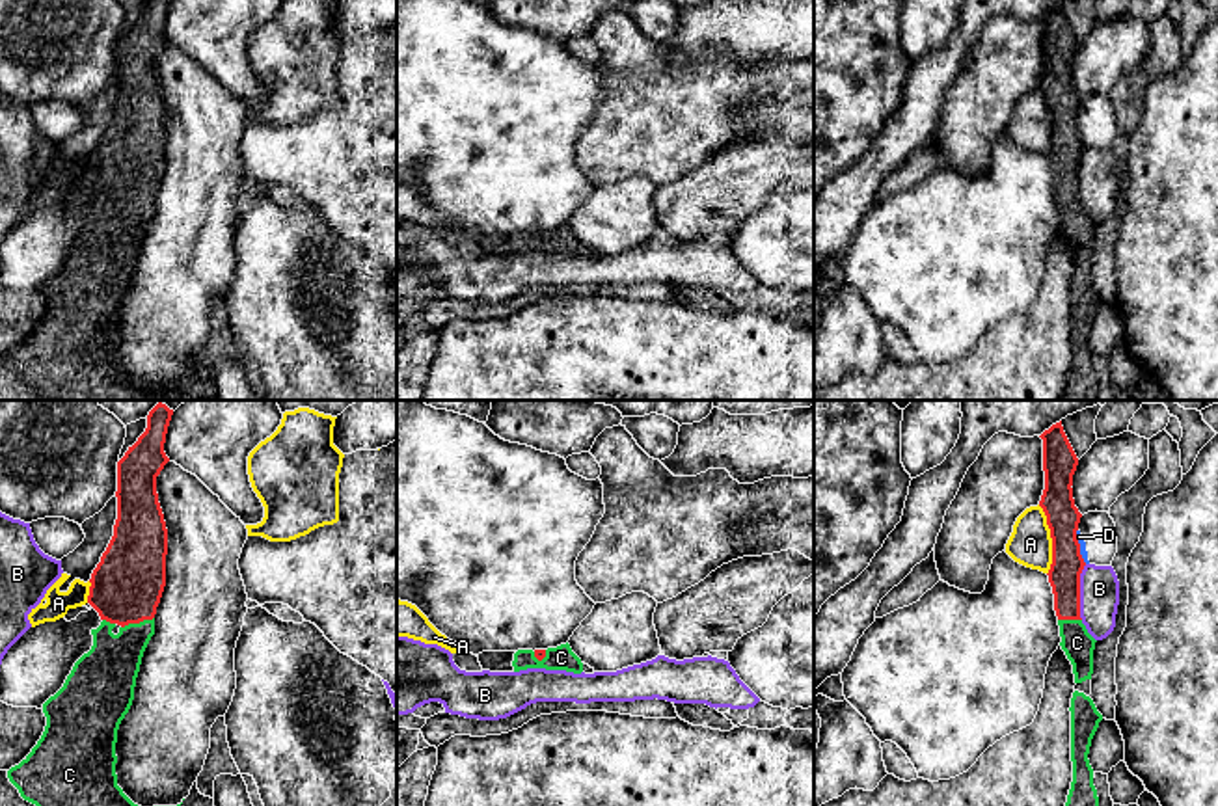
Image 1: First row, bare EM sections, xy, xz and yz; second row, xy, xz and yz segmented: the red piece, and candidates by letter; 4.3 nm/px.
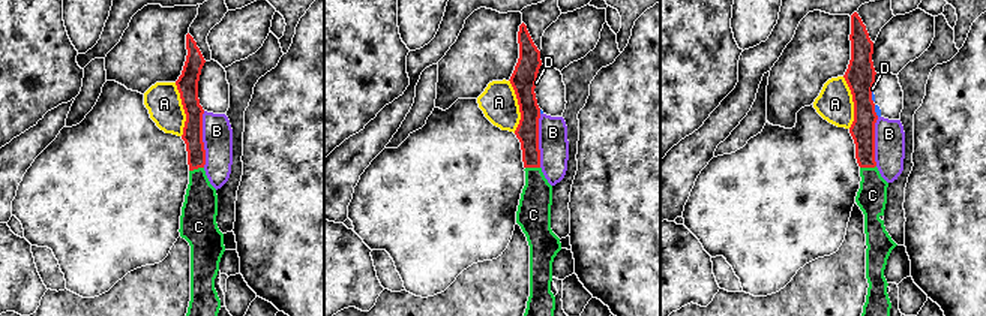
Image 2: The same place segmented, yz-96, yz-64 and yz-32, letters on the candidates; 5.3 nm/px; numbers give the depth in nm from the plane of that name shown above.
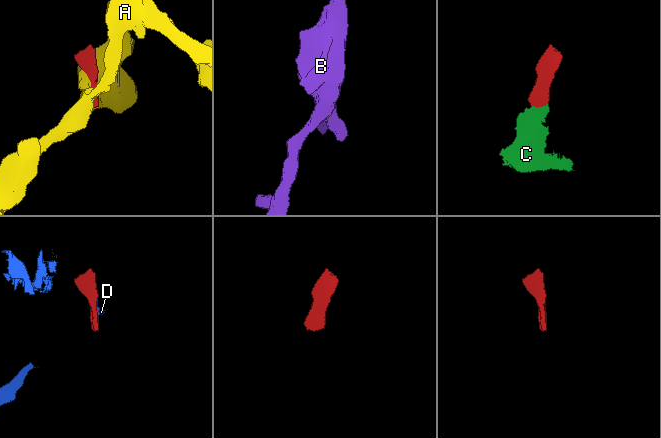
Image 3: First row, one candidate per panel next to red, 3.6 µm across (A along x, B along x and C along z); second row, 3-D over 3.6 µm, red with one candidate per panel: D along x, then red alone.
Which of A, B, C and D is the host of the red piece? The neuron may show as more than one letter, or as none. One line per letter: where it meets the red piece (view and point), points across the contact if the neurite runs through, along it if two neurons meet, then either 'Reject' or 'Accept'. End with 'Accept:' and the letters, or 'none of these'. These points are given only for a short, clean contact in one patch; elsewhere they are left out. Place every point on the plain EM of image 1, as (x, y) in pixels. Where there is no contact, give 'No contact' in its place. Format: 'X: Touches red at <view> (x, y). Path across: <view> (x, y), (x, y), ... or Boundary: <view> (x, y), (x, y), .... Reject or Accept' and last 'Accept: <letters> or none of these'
A: Touches red at yz (1053, 123). Reject
B: Touches red at yz (1079, 175). Boundary: yz (1086, 147), (1081, 157), (1081, 201). Reject
C: Touches red at xy (136, 205). Path across: xy (127, 168), (136, 205), (131, 226), (108, 254). Accept
D: Touches red at yz (1079, 129). Boundary: yz (1077, 112), (1081, 140), (1086, 146). Reject
Accept: C

